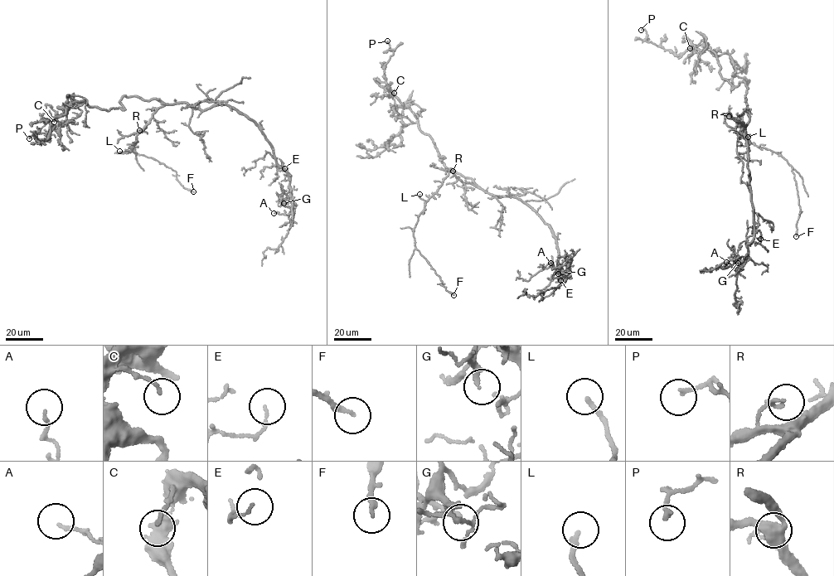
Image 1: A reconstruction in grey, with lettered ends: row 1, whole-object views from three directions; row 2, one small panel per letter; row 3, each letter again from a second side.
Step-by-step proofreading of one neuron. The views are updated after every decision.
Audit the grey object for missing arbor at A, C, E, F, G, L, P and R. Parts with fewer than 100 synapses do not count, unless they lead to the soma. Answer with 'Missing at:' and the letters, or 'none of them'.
Missing at: none of them

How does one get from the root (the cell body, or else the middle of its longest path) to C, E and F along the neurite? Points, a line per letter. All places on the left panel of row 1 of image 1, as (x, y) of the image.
C: (196, 108), (124, 96), (123, 109), (77, 101), (54, 122)
E: (196, 108), (205, 110), (224, 104), (243, 113), (259, 126), (270, 144), (277, 169), (284, 168)
F: (196, 108), (187, 104), (165, 104), (127, 151), (170, 167), (183, 187), (193, 191)

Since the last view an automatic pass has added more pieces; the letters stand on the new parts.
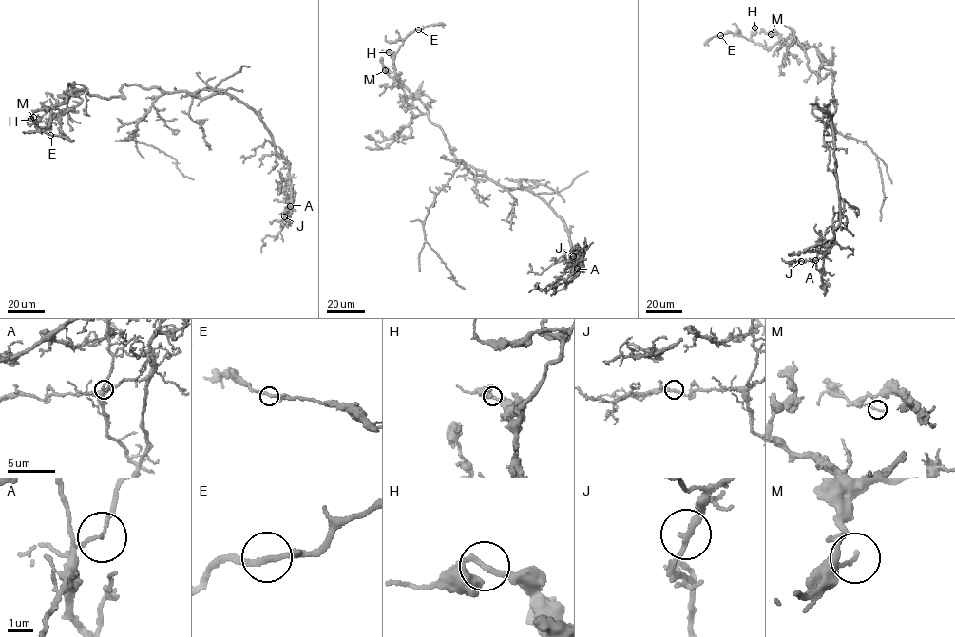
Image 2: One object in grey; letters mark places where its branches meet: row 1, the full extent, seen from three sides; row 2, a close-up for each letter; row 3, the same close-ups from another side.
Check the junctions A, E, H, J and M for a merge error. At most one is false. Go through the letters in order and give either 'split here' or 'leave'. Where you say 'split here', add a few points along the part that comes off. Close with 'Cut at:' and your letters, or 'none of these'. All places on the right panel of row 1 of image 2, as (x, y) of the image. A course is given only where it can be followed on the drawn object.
A: split here; foreign part runs (815, 259), (820, 273), (834, 274)
E: leave
H: leave
J: leave
M: leave
Cut at: A

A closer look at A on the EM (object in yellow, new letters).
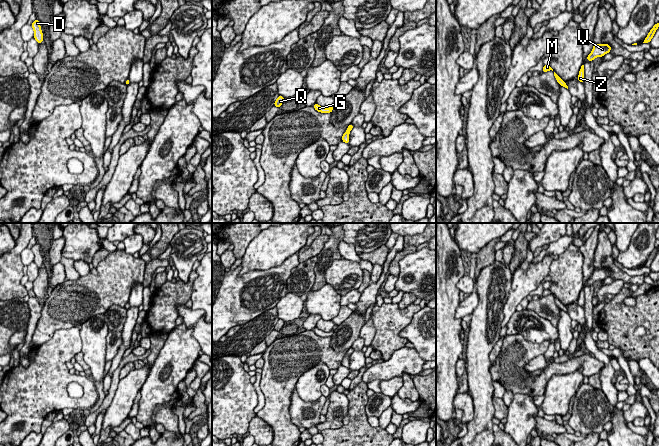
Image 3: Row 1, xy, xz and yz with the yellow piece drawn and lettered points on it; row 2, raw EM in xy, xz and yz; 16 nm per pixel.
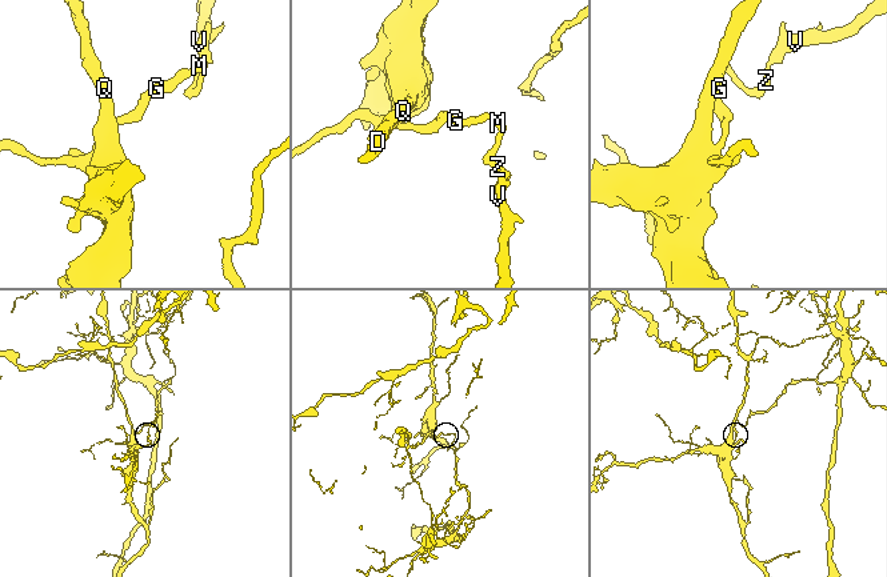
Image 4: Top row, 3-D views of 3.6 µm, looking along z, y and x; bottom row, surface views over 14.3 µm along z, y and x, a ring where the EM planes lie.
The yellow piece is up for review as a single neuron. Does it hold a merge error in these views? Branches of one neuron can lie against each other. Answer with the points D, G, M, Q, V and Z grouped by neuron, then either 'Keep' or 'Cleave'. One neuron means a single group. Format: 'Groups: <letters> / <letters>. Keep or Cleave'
Groups: D G M Q / V Z. Cleave

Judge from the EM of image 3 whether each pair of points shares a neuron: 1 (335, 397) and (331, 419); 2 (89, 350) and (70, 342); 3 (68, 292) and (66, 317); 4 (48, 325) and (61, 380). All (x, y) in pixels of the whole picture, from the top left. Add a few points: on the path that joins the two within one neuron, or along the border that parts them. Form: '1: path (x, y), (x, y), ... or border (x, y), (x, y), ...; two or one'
1: path (335, 402), (335, 414); one
2: border (79, 330), (82, 350); two
3: path (68, 298), (66, 311); one
4: border (72, 326), (57, 329), (49, 339), (31, 347); two

